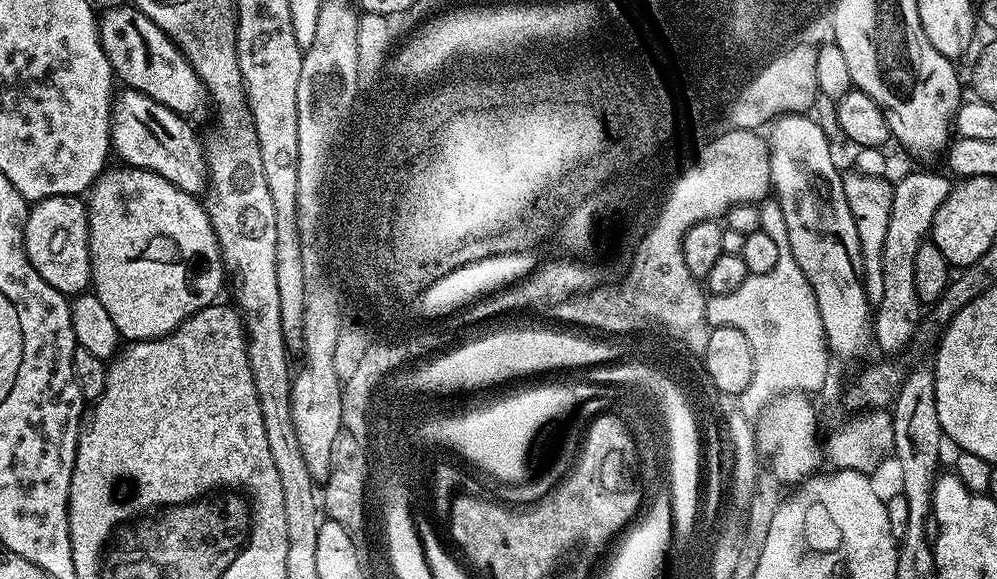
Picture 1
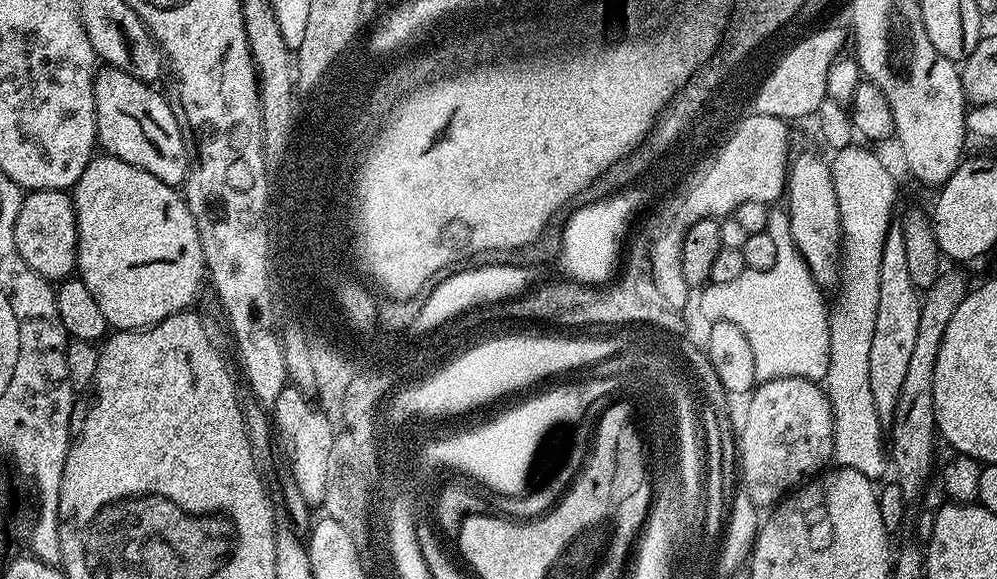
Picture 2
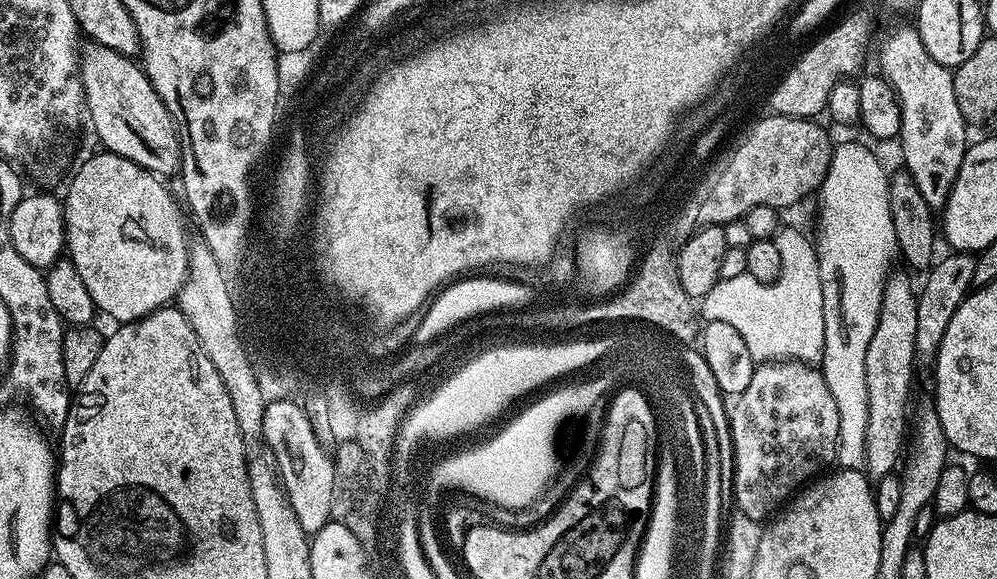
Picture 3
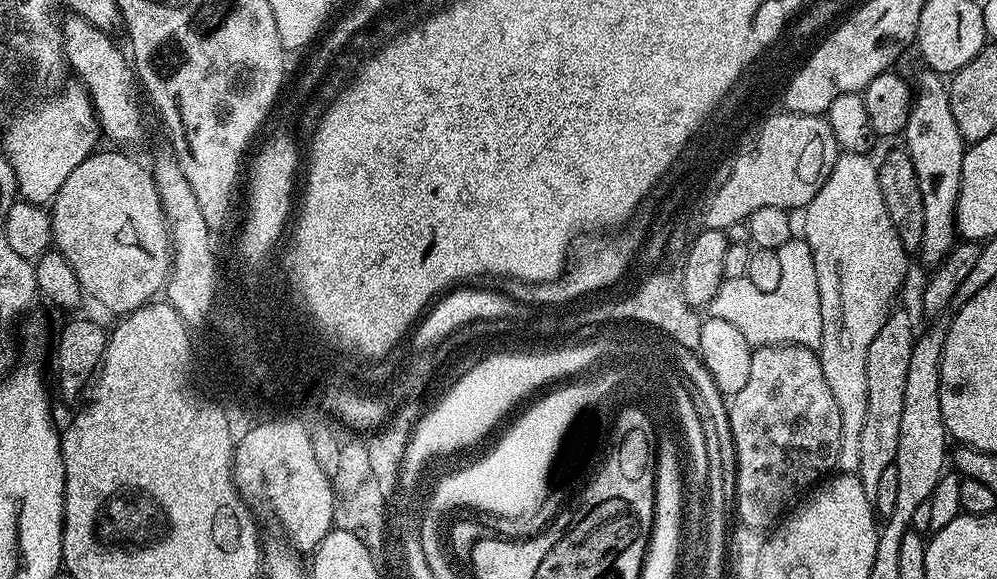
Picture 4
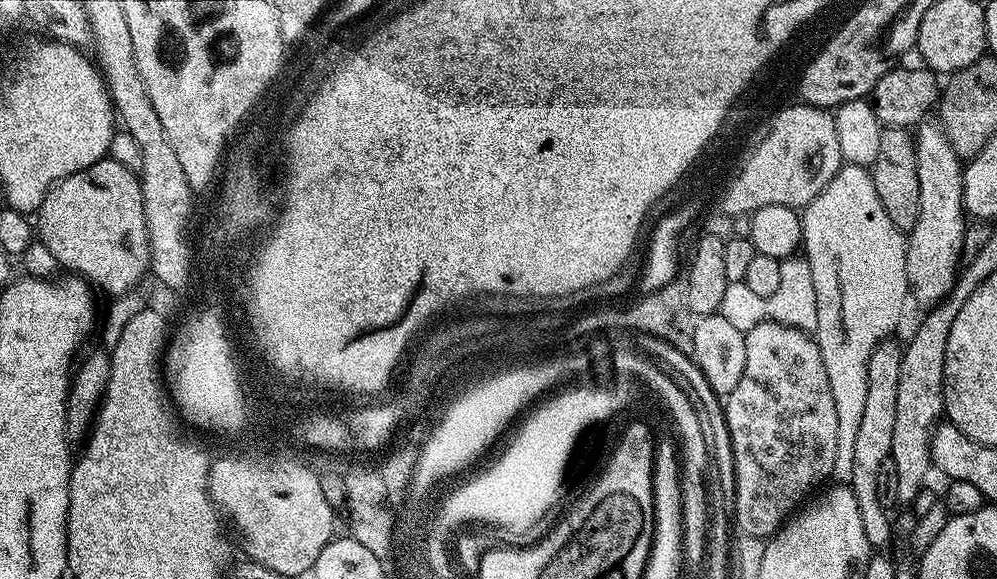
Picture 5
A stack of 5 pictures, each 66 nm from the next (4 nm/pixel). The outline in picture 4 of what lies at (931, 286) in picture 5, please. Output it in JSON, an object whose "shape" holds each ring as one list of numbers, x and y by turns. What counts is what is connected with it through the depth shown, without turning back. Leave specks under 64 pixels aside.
{"shape":[[924,70,914,80,914,96,902,140,908,143,906,151,914,162,914,174,918,174,918,187,922,189,922,207,926,217,926,230,922,230,918,256,929,266,936,266,948,257,949,250,958,240,956,207,966,141,958,130,958,122,954,122,945,81,937,73]]}

